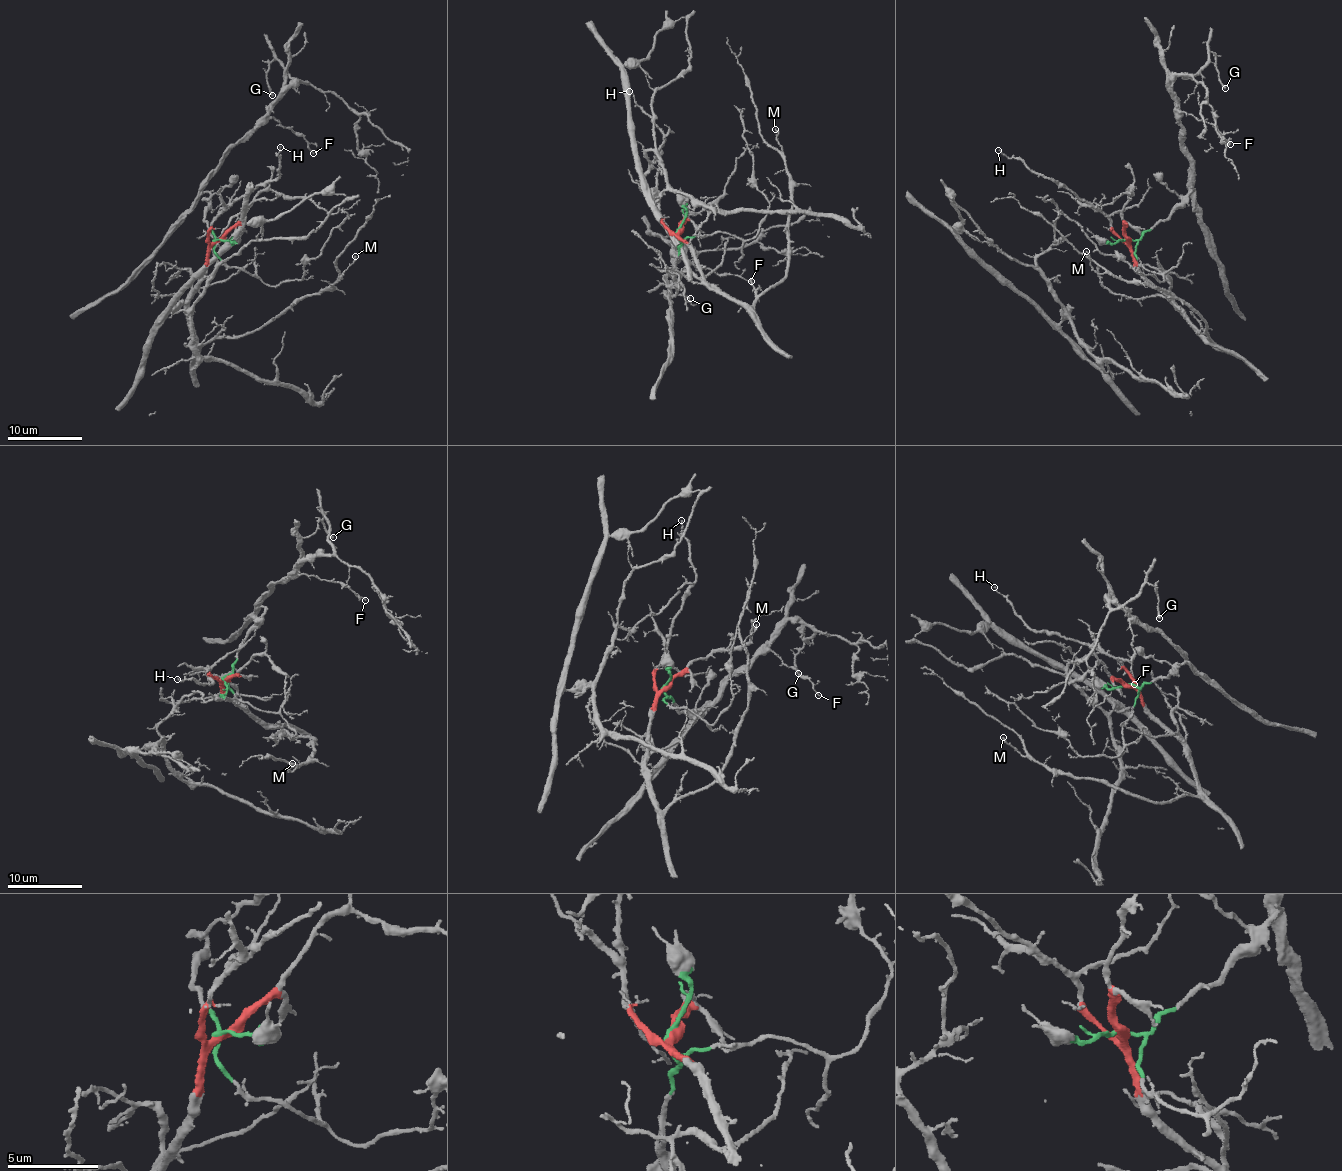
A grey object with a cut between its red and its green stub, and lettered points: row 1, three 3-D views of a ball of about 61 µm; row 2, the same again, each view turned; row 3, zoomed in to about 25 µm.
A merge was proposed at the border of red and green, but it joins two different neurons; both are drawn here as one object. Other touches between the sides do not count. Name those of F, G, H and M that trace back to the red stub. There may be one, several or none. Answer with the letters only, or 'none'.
H, M

